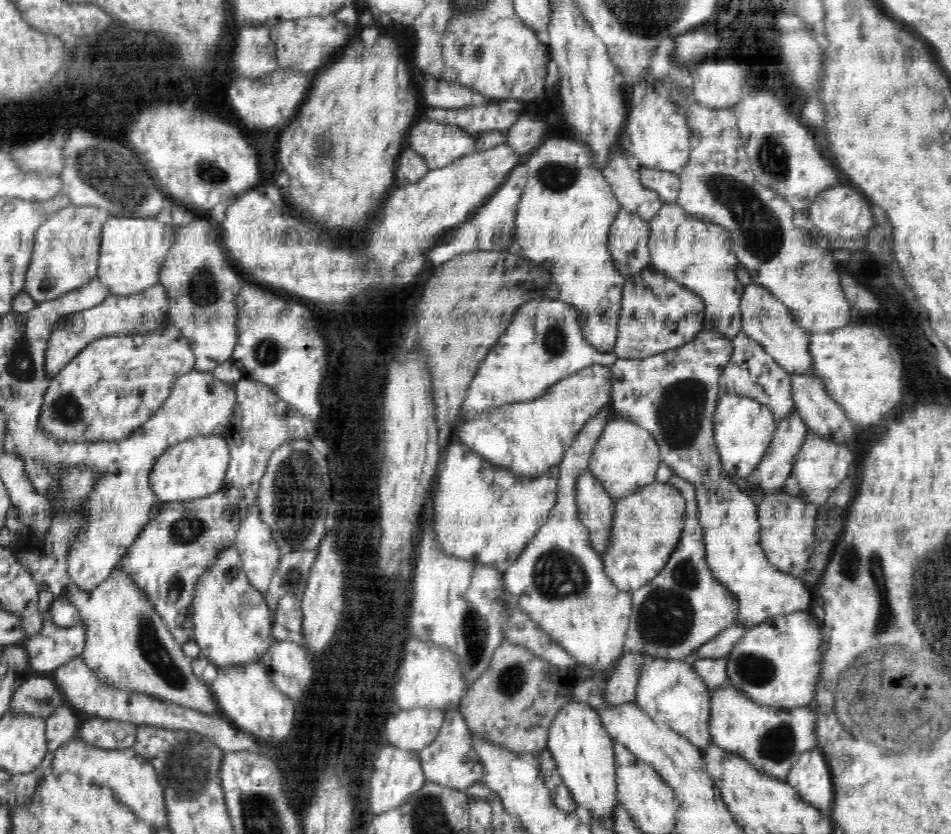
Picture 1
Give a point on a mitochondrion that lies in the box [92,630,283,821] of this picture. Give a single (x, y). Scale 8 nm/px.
(186, 768)

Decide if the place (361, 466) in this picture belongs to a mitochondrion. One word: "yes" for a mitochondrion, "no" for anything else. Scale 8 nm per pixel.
no

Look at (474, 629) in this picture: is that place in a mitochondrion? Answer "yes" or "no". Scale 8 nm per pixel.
yes

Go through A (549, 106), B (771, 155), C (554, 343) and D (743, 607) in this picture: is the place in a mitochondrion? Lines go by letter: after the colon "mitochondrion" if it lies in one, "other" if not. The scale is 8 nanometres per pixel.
A: other
B: mitochondrion
C: mitochondrion
D: other

